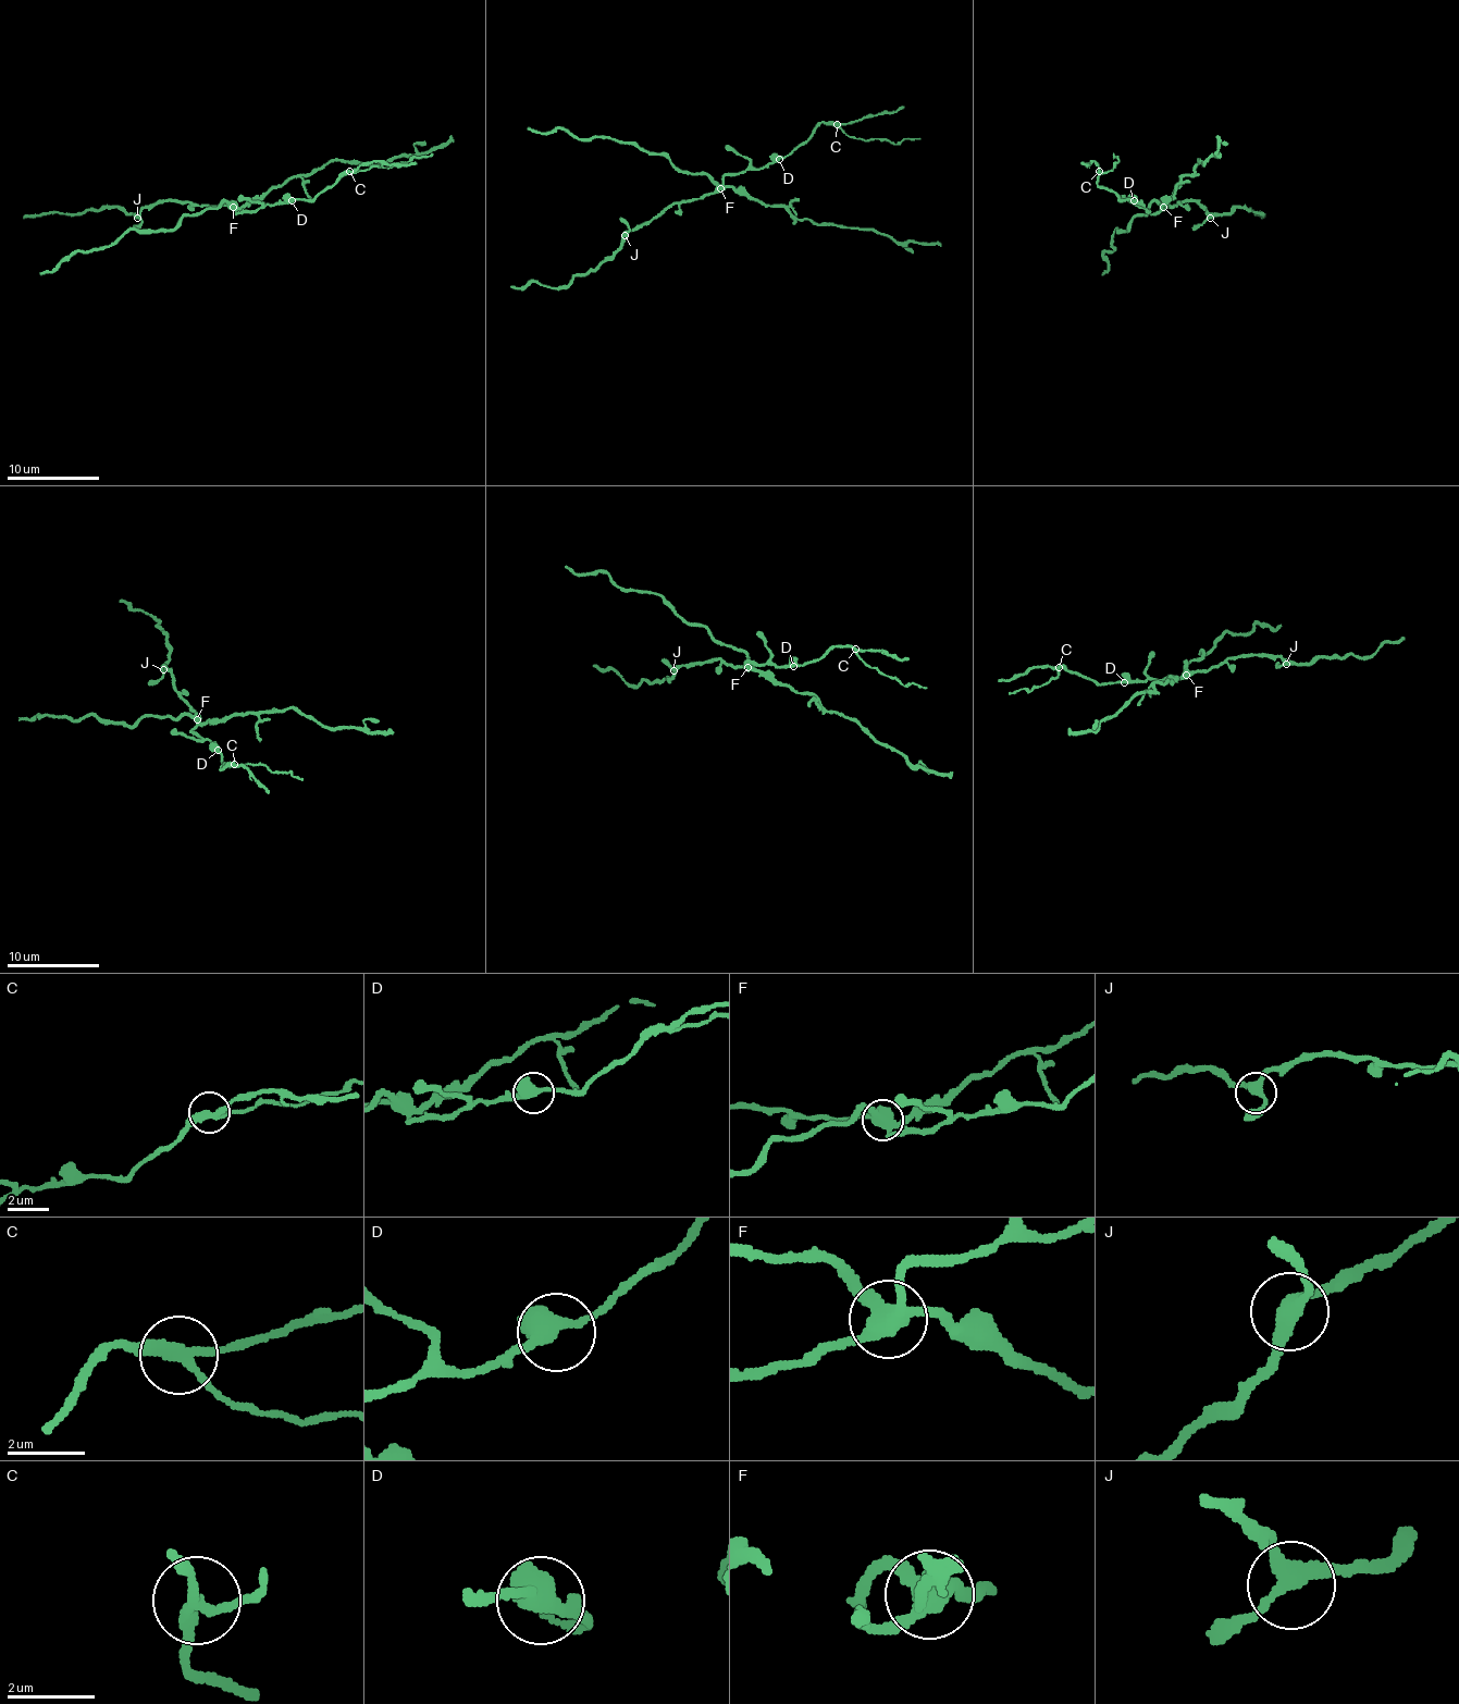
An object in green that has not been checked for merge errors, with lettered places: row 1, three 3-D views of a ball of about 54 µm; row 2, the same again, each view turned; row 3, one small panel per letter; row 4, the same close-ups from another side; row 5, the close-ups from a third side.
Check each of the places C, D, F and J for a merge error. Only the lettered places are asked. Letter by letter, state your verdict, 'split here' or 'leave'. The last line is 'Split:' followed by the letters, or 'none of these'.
C: split here
D: leave
F: split here
J: leave
Split: C, F

